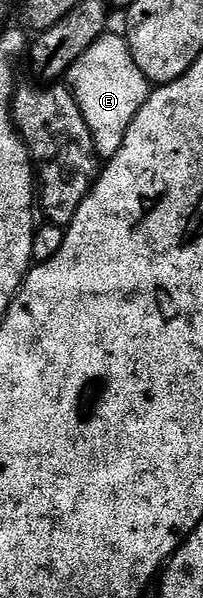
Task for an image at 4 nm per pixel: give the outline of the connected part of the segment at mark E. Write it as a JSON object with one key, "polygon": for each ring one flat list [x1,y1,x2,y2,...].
{"polygon":[[114,31,104,33,73,63,66,80,81,107,81,115,85,115,85,123,89,123,96,153,103,159,117,155,137,111,141,111,149,96,147,76,137,67,126,36,119,34,118,37]]}

